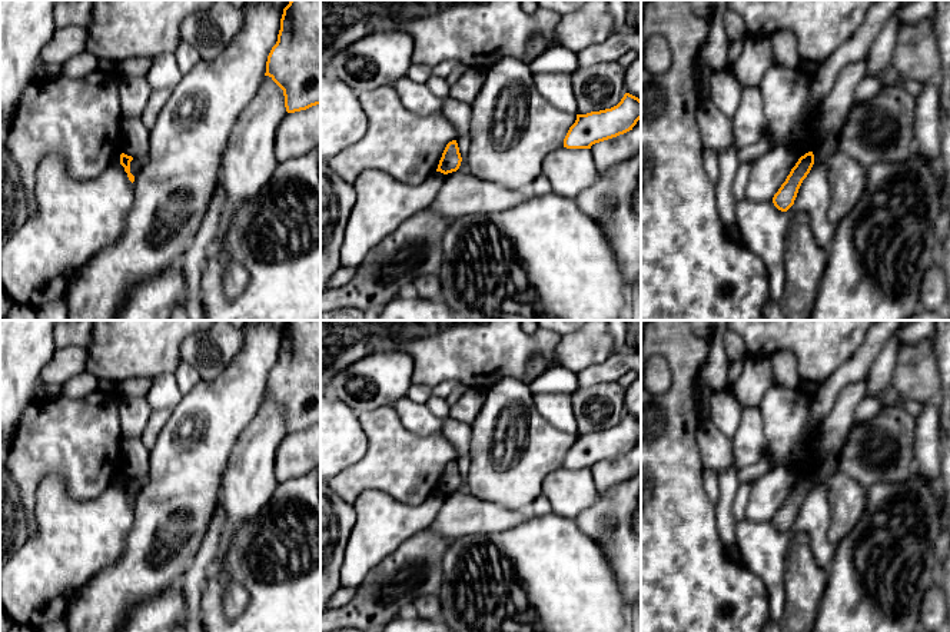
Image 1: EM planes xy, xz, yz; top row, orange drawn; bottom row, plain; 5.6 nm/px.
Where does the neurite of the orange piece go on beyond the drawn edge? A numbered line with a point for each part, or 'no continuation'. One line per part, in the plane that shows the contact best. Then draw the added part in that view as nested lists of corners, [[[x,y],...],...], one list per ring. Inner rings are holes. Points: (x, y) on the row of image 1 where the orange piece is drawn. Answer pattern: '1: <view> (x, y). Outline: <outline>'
no continuation

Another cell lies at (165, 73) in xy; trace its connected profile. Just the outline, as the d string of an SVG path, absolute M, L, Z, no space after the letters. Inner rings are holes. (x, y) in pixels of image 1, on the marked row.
M173 53L156 56L146 76L152 90L173 90L180 83L182 77L183 73L180 71Z

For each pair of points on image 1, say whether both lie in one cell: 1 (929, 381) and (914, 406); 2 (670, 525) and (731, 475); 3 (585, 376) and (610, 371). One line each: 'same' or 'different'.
1: different
2: different
3: same

